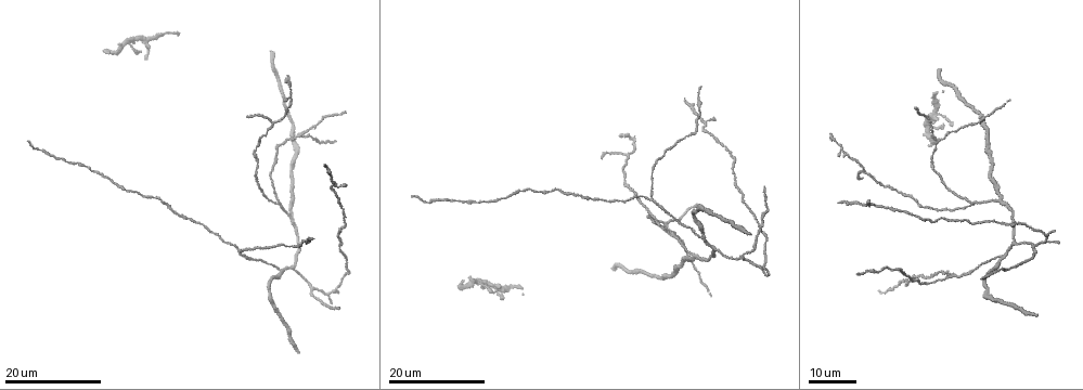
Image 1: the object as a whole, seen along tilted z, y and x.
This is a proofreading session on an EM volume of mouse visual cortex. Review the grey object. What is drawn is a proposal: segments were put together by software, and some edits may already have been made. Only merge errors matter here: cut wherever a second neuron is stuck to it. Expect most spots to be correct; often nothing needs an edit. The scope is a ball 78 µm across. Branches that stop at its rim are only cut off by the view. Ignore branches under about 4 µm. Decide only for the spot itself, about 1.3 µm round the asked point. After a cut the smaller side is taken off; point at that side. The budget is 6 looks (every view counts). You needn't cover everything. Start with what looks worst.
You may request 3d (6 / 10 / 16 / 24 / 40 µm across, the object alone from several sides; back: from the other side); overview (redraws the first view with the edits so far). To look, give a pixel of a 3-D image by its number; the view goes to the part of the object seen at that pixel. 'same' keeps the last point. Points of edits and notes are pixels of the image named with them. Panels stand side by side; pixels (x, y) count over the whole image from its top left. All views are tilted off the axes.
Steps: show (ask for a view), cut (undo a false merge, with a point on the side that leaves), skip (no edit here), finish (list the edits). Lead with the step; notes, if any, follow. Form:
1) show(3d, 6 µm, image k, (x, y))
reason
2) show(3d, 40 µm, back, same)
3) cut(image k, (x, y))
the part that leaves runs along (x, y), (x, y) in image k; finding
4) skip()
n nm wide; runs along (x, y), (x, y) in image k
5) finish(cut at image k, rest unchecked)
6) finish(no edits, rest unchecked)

show(3d, 16 µm, image 1, (866, 172))
branch point

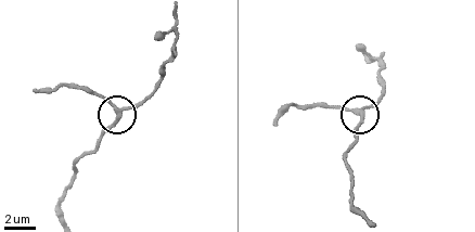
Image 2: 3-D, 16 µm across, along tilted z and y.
show(3d, 6 µm, image 2, (118, 109))

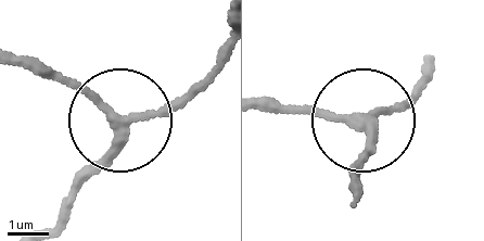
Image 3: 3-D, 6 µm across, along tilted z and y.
skip()
3 arms; runs along (60, 218), (104, 160), (112, 118), (34, 74) in image 3; continuous, no second neuron

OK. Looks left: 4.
show(3d, 24 µm, image 1, (939, 140))
a fork

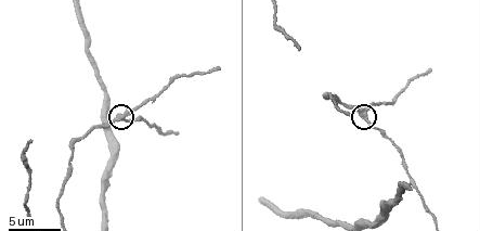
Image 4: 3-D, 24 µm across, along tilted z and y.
show(3d, 6 µm, image 4, (364, 111))

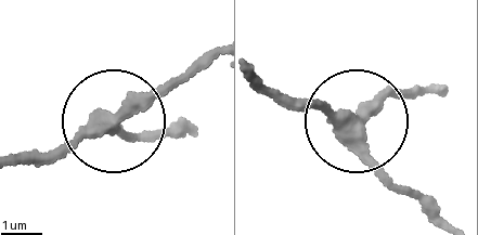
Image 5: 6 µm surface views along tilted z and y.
skip()
side arm 12 µm; runs along (13, 162), (63, 153), (198, 60) in image 5; all the same neuron

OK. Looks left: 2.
show(3d, 6 µm, image 4, (21, 154))
calibre changes

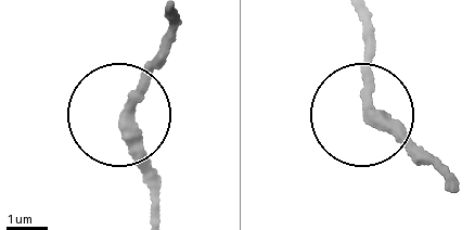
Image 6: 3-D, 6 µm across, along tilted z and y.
show(3d, 6 µm, back, image 6, (372, 111))

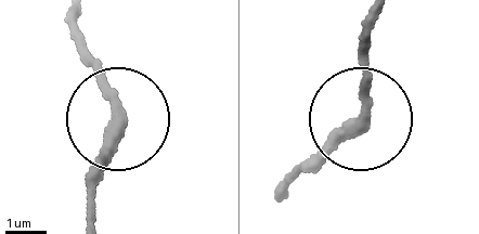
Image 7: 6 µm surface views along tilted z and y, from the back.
skip()
runs along (283, 187), (359, 115), (372, 33) in image 7; one neuron here

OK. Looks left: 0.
finish(no edits, rest unchecked)

